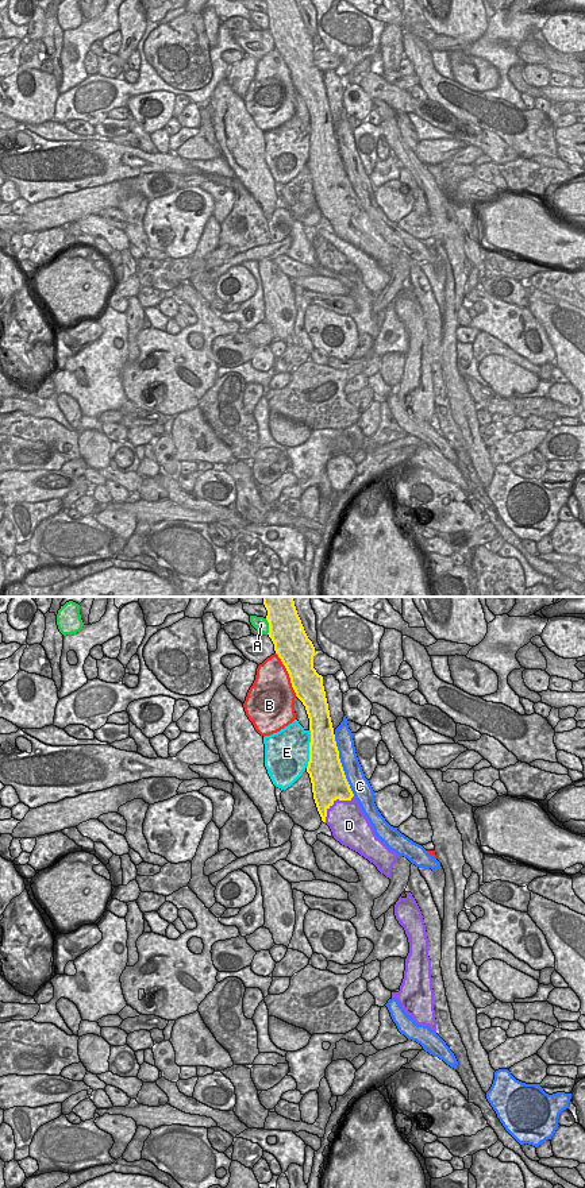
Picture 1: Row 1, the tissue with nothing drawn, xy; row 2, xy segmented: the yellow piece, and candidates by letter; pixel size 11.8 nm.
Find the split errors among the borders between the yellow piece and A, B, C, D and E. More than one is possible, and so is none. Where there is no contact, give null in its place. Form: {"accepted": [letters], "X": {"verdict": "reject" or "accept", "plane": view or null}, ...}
{"accepted": ["D"], "A": {"verdict": "reject", "plane": "xy"}, "B": {"verdict": "reject", "plane": "xy"}, "C": {"verdict": "reject", "plane": "xy"}, "D": {"verdict": "accept", "plane": "xy"}, "E": {"verdict": "reject", "plane": "xy"}}

